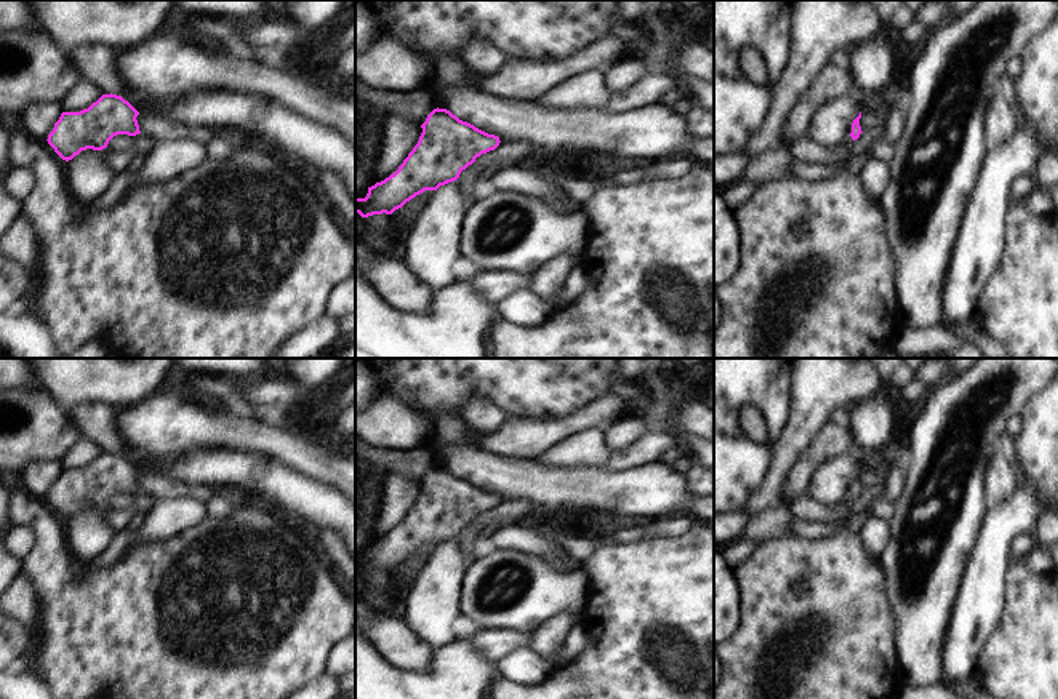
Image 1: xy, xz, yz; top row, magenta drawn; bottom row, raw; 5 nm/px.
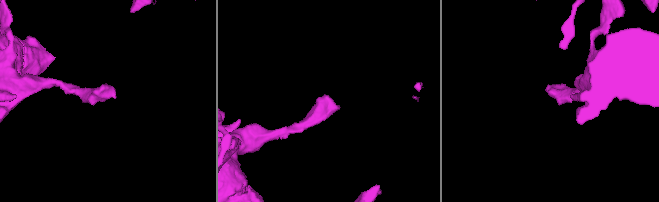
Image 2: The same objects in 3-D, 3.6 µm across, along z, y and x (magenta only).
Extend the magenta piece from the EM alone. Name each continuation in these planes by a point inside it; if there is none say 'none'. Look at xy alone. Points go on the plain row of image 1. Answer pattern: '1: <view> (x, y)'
none.

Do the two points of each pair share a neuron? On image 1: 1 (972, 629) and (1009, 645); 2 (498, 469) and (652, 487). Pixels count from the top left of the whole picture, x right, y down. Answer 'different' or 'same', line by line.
1: different
2: same

